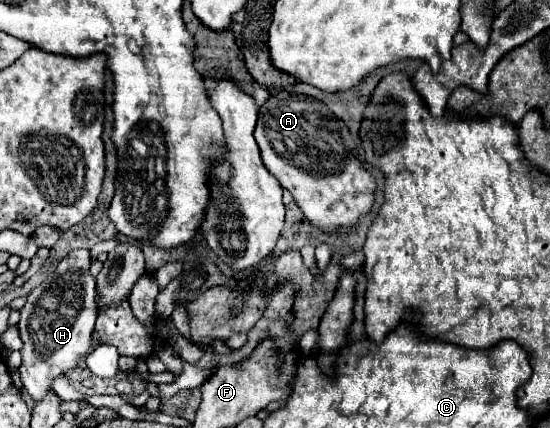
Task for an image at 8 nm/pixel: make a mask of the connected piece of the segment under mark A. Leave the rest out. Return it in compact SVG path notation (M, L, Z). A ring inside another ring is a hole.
M282 89L270 95L270 99L260 107L254 137L262 151L262 161L266 169L280 181L284 189L288 189L294 195L294 201L298 203L302 213L320 231L340 233L346 227L352 227L360 219L360 215L370 211L376 183L372 175L356 161L348 127L338 117L334 117L324 103Z

